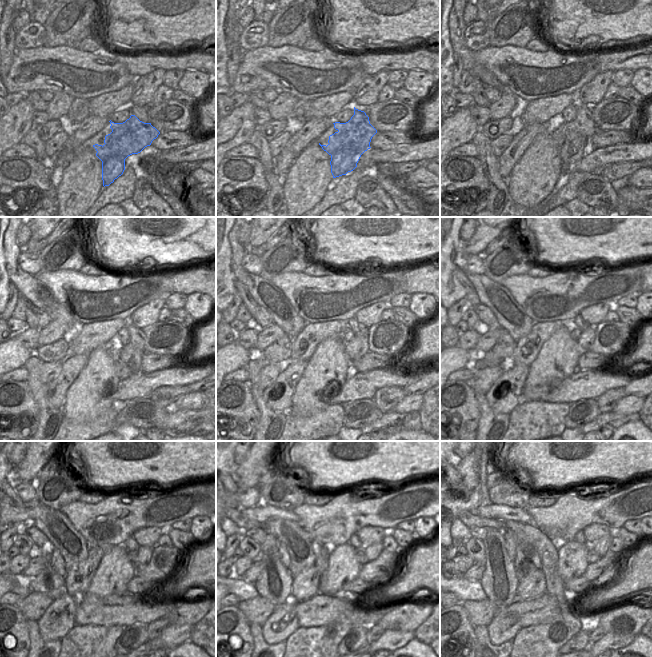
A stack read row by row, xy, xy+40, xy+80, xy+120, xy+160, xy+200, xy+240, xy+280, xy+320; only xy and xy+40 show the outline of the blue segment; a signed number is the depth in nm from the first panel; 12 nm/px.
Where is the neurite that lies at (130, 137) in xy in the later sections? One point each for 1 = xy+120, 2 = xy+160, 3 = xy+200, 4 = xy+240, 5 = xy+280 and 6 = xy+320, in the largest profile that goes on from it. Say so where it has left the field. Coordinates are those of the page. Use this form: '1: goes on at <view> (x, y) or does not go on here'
1: goes on at xy+120 (130, 357)
2: goes on at xy+160 (357, 347)
3: goes on at xy+200 (586, 339)
4: goes on at xy+240 (144, 553)
5: goes on at xy+280 (372, 551)
6: goes on at xy+320 (601, 546)

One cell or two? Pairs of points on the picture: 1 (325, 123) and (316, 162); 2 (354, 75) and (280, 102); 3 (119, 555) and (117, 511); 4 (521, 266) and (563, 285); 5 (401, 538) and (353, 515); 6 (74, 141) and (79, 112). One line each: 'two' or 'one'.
1: two
2: two
3: two
4: two
5: two
6: two

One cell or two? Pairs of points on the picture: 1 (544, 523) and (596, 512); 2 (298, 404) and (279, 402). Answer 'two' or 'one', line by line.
1: one
2: two

